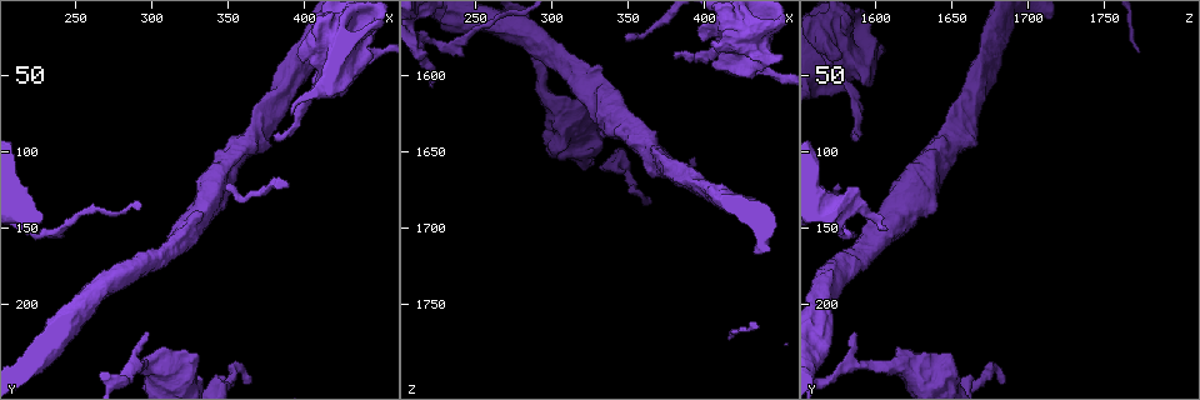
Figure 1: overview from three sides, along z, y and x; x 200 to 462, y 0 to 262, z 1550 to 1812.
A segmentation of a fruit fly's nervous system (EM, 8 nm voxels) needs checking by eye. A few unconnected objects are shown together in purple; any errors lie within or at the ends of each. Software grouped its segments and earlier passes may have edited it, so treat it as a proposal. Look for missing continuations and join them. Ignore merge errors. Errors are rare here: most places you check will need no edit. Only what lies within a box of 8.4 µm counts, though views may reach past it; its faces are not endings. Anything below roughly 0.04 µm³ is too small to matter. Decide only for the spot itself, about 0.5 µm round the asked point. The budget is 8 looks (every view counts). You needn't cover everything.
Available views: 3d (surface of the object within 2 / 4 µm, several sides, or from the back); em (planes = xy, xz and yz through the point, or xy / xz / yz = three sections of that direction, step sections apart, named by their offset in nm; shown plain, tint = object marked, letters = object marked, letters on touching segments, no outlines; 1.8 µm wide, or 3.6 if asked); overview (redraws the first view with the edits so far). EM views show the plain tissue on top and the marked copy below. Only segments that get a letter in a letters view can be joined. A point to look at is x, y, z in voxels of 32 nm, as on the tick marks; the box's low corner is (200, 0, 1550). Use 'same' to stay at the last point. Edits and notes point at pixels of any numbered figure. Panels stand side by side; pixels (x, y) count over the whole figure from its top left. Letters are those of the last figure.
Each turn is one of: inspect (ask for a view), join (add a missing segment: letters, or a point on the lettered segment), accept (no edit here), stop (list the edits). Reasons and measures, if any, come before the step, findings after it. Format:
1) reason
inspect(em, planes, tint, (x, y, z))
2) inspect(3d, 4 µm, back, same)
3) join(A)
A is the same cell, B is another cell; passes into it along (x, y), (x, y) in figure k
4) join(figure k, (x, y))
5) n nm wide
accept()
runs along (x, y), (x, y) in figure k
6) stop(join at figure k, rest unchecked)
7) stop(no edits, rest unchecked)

an open end
inspect(em, planes, letters, (296, 218, 1586))

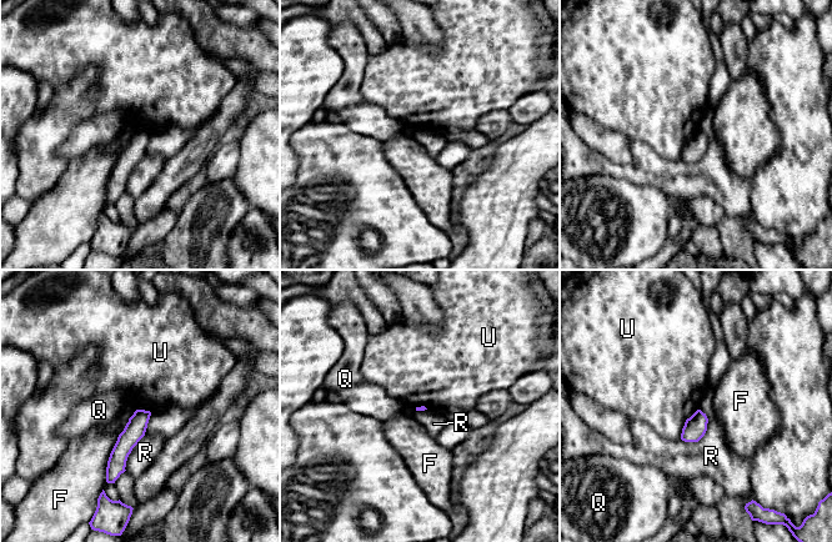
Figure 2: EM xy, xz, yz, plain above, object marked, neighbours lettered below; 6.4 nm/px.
accept()
F, Q, R and U are other cells; border along (705, 412), (706, 432), (680, 438) in figure 2; no lettered segment goes on from it

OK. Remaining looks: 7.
thin end
inspect(3d, 2 µm, (218, 150, 1608))

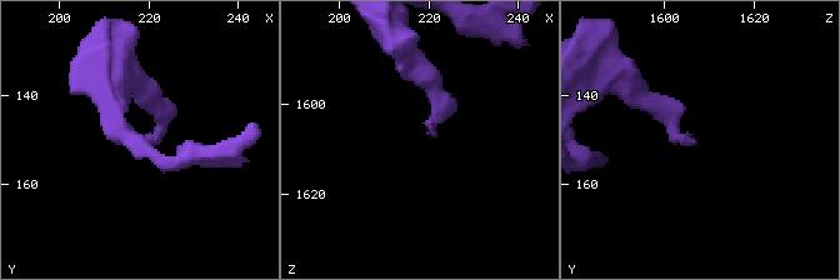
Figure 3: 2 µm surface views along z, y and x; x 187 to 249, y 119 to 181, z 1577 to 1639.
inspect(em, yz, step 16, letters, (220, 151, 1606))

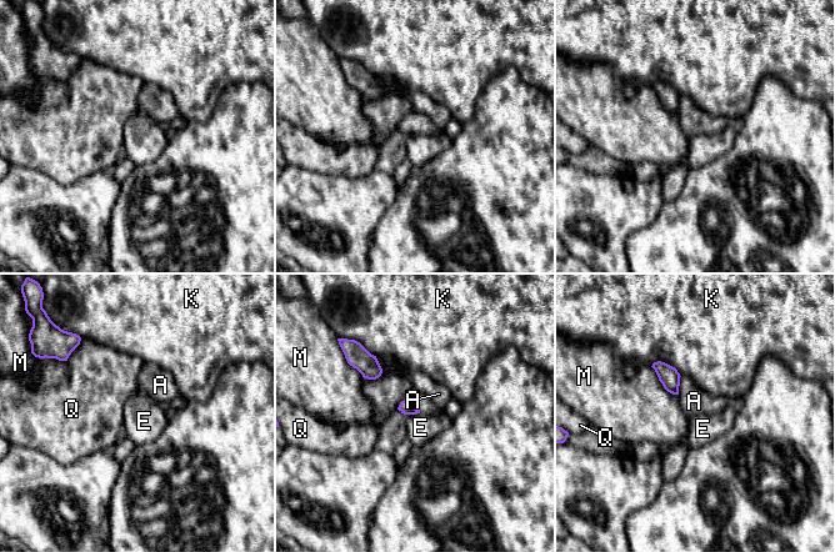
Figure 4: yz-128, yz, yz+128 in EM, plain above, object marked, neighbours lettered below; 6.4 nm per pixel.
cut it another way
inspect(em, planes, letters, same)

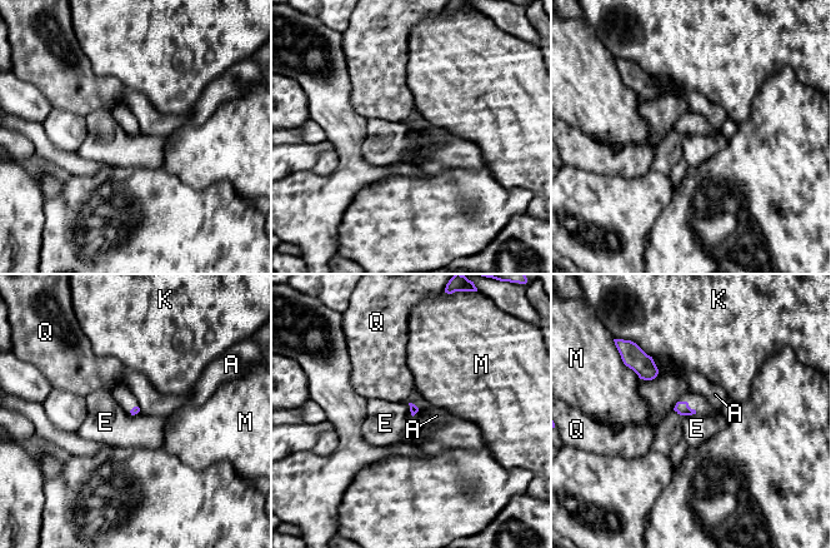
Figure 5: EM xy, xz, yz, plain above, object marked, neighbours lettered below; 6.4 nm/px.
accept()
A, E, K, M and Q are other cells; border along (695, 413), (682, 416) in figure 5; none of them fits

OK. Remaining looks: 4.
an open end
inspect(3d, 4 µm, (380, 92, 1588))

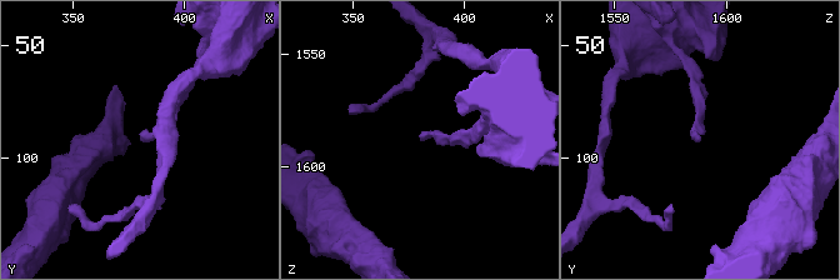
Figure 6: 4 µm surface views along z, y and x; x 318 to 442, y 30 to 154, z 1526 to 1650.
need the tissue
inspect(em, yz, step 16, tint, (380, 92, 1588))

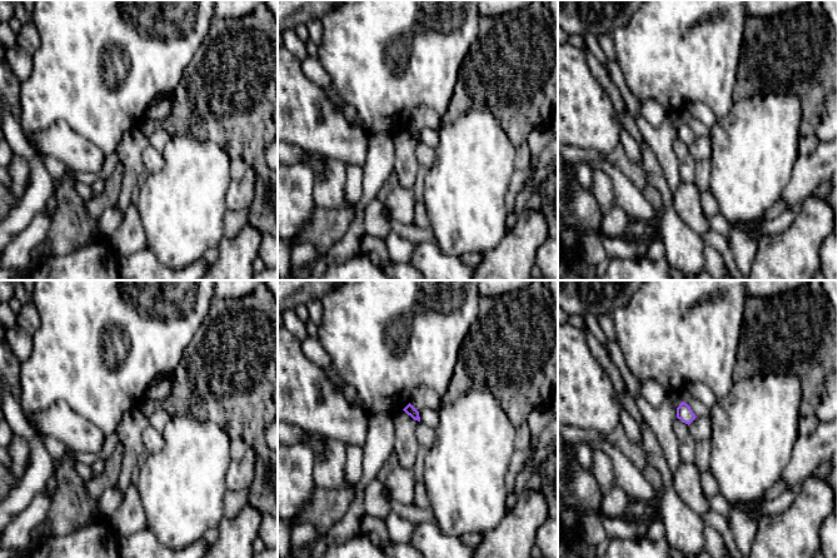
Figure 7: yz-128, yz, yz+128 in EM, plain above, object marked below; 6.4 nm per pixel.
another direction
inspect(em, planes, letters, same)

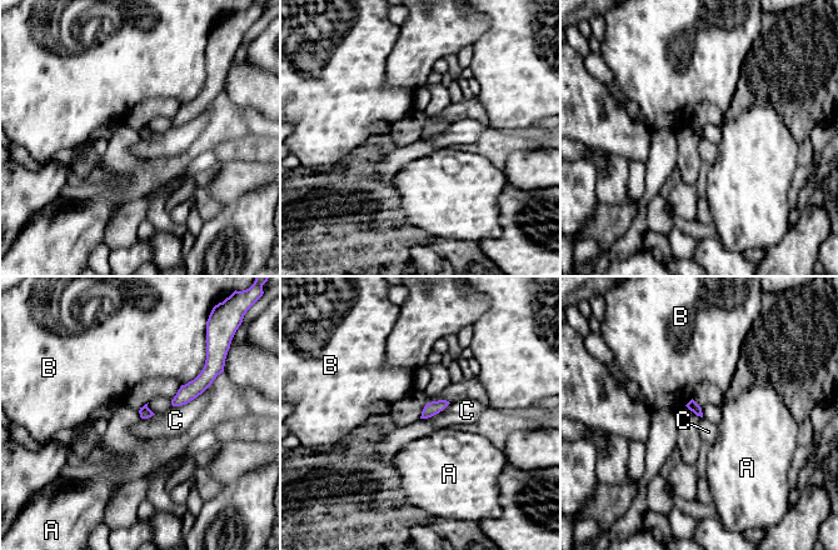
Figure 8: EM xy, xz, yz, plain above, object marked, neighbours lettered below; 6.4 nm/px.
accept()
A, B and C are other cells; border along (210, 384), (189, 401), (171, 405) in figure 8; no lettered segment goes on from it

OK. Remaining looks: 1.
stop(no edits, rest unchecked)

